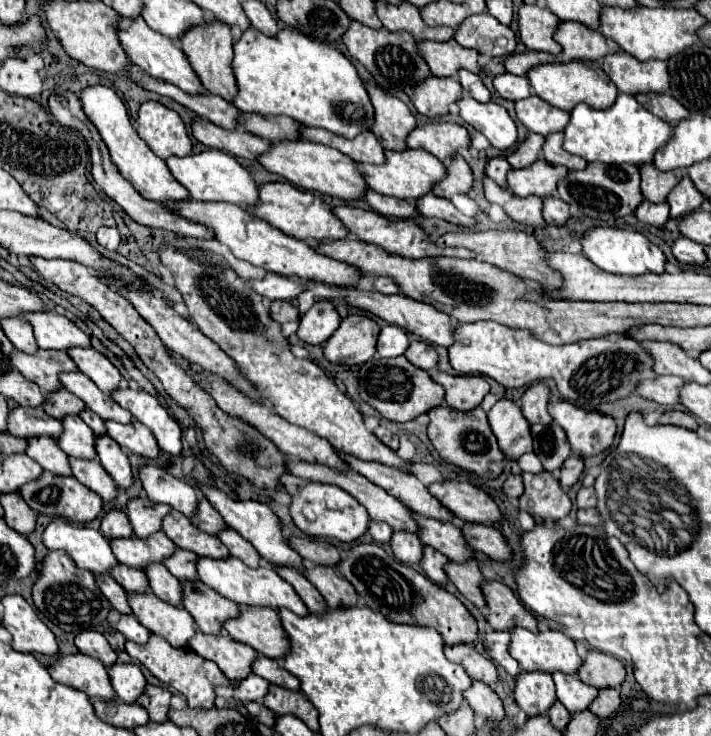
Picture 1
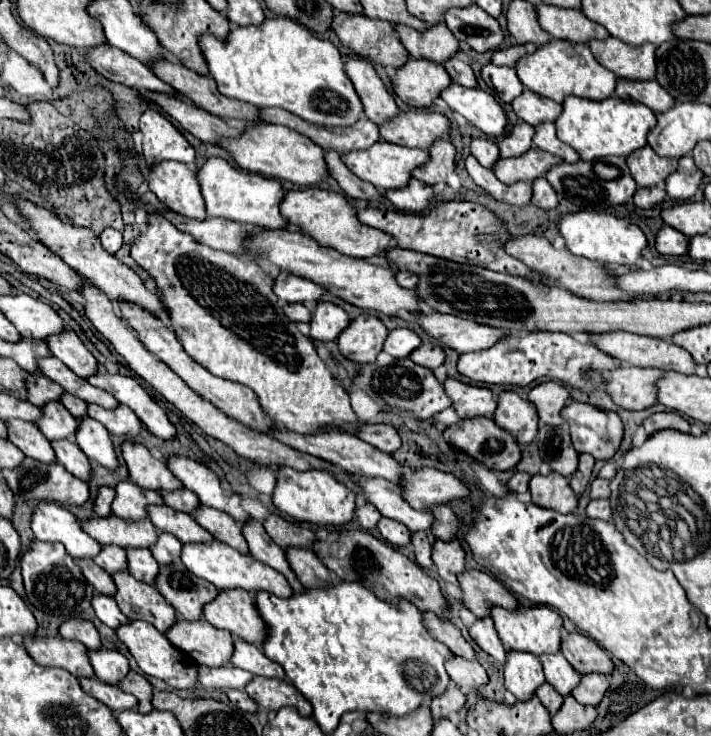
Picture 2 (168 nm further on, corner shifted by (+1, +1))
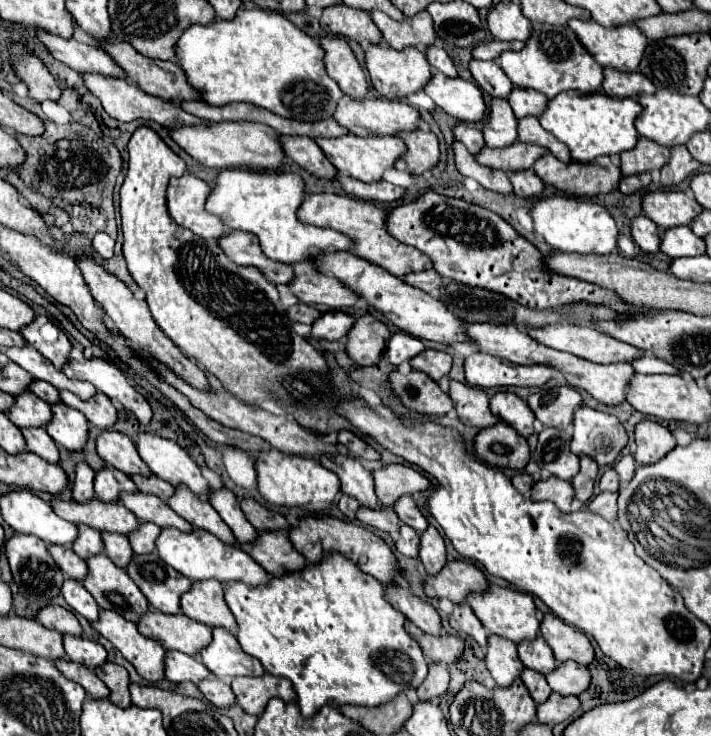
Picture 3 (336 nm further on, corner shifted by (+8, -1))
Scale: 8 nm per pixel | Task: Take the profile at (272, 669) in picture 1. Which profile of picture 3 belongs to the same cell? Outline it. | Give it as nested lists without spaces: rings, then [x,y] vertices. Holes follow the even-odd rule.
[[[214,629],[212,643],[200,651],[202,663],[216,675],[216,677],[238,677],[238,675],[250,675],[260,677],[266,673],[260,661],[256,661],[252,655],[244,653],[232,633],[226,629]]]

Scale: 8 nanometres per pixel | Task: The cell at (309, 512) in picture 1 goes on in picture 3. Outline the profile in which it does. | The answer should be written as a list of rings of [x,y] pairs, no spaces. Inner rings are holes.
[[[276,449],[260,451],[256,455],[256,471],[260,495],[266,503],[276,507],[298,507],[310,513],[322,513],[334,503],[334,497],[340,493],[340,481],[336,473],[328,471],[308,457],[292,457]]]

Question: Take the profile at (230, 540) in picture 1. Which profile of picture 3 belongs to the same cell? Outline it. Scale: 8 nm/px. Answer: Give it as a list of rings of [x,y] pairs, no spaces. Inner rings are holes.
[[[178,487],[174,497],[168,499],[168,505],[180,515],[184,517],[192,527],[196,529],[204,529],[212,535],[216,535],[220,541],[224,543],[234,543],[234,535],[230,531],[230,527],[222,521],[222,517],[218,515],[218,511],[210,505],[208,499],[200,499],[194,497],[190,493],[190,489],[186,487]]]

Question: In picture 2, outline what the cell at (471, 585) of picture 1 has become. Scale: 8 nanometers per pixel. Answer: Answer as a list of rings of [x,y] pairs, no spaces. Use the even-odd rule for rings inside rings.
[[[457,539],[433,541],[433,563],[437,573],[447,583],[457,583],[457,575],[465,569],[465,551]]]

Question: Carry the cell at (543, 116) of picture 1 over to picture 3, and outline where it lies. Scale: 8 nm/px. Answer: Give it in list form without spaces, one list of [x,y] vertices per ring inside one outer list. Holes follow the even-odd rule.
[[[522,87],[512,89],[508,103],[518,119],[528,117],[528,115],[538,117],[548,107],[548,99],[542,93],[534,91],[534,89],[522,89]]]

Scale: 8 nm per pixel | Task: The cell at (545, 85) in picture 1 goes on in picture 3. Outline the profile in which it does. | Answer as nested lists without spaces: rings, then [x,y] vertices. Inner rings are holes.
[[[536,23],[530,39],[526,41],[526,47],[518,53],[504,51],[498,63],[514,85],[536,89],[544,93],[548,99],[568,89],[580,93],[598,93],[604,81],[602,67],[592,59],[592,55],[586,53],[586,49],[580,45],[578,37],[572,33],[570,27],[552,27]]]

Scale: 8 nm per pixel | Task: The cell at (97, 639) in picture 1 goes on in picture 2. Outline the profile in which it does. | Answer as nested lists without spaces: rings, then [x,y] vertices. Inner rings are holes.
[[[73,617],[73,619],[63,621],[63,623],[59,625],[59,635],[61,635],[61,637],[67,637],[67,639],[81,641],[87,649],[99,649],[99,647],[101,647],[99,633],[97,633],[97,629],[93,627],[93,623],[87,621],[87,619]]]

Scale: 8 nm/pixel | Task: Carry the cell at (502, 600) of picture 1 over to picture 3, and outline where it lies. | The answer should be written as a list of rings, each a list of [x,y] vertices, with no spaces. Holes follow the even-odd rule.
[[[452,561],[436,577],[426,577],[426,595],[436,599],[450,599],[460,605],[468,593],[488,591],[486,575],[472,563]]]

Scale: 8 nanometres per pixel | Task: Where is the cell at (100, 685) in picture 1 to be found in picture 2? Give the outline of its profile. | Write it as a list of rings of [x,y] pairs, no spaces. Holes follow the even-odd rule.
[[[23,637],[23,645],[39,665],[61,667],[75,677],[93,677],[87,647],[79,641],[63,637]]]

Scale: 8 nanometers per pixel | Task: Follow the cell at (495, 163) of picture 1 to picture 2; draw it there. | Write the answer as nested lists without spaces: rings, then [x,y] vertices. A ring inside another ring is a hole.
[[[473,139],[471,143],[471,153],[477,157],[477,161],[491,169],[495,165],[495,161],[499,159],[499,151],[497,151],[497,143],[489,141],[489,139]]]

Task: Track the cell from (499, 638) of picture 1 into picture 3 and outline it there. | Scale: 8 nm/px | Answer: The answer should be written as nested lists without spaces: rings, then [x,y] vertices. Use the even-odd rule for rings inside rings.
[[[466,603],[462,605],[454,605],[454,611],[450,615],[450,625],[456,633],[460,635],[468,635],[472,637],[480,647],[486,647],[488,643],[488,633],[484,631],[480,619],[474,615],[472,607],[468,607]]]

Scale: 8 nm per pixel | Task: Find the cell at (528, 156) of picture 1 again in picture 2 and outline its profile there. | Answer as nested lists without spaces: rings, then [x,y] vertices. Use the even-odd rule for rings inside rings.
[[[525,121],[515,123],[511,133],[507,133],[497,143],[501,157],[517,157],[517,155],[527,153],[533,145],[533,135],[535,135],[535,129],[529,123],[525,123]]]

